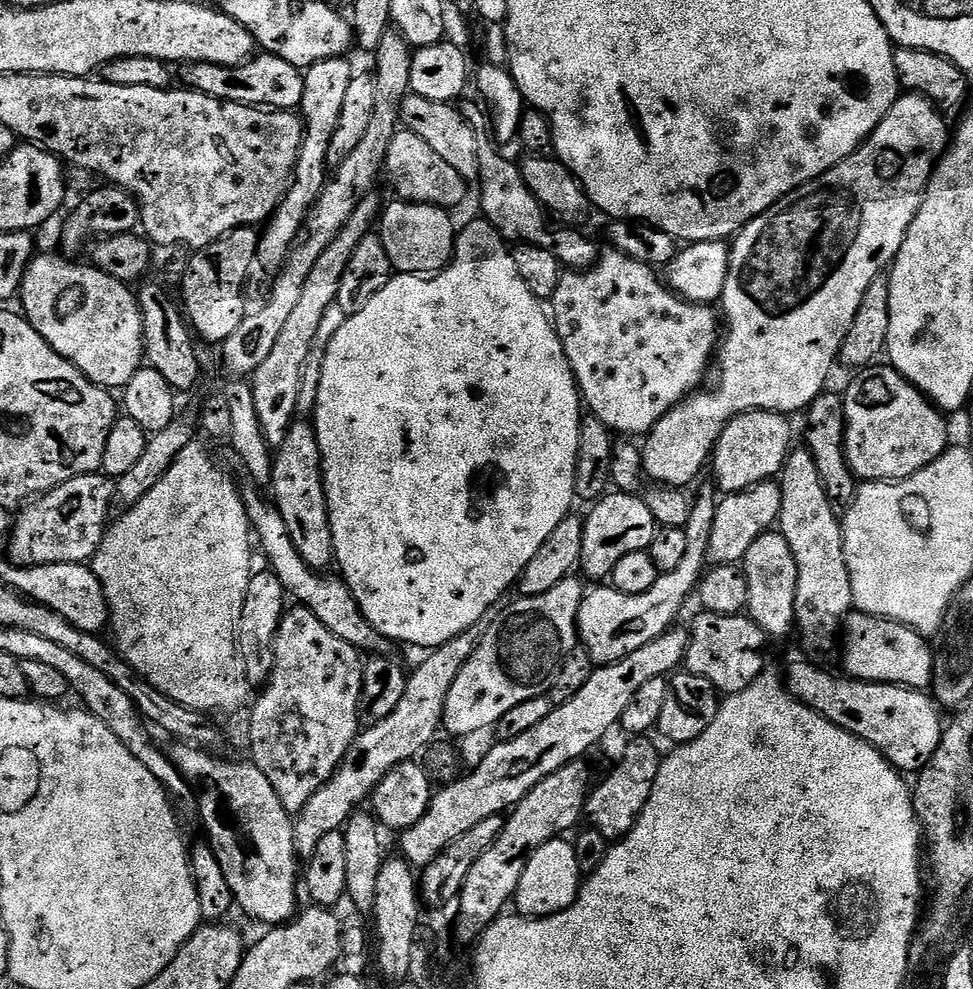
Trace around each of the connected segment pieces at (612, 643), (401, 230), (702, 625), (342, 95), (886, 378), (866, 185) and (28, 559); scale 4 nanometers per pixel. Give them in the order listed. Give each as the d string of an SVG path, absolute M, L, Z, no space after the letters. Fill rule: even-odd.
M695 497L694 507L690 514L690 522L684 529L686 538L686 558L682 558L682 566L672 572L660 575L646 590L646 594L622 594L611 586L596 586L587 593L578 610L576 630L582 647L591 654L597 665L613 664L638 650L638 646L646 646L654 638L677 623L680 611L688 600L688 595L697 591L698 585L706 571L705 552L710 541L711 524L715 520L717 497Z
M395 202L396 204L392 204L388 209L384 212L384 232L382 231L382 239L384 245L388 250L388 256L392 259L392 267L395 269L397 273L400 274L439 274L444 271L445 268L448 267L449 264L452 263L454 259L454 253L456 250L456 238L458 235L457 225L452 225L452 220L447 211L442 208L436 207L435 204L414 204L411 202Z
M701 611L700 617L690 624L688 649L684 655L683 667L689 672L710 678L722 694L746 690L766 670L764 651L770 644L770 637L759 628L747 614L723 616Z
M344 58L323 60L304 72L304 89L302 90L302 102L299 111L304 122L304 145L300 151L300 157L296 163L296 175L284 200L267 221L260 238L258 249L259 259L268 264L280 266L287 261L288 253L293 244L300 239L304 231L304 223L312 204L322 194L324 185L330 175L328 151L330 142L334 138L334 130L338 130L338 118L342 118L342 105L346 98L346 89L354 75L354 69L348 65Z
M891 366L880 367L865 371L844 396L844 449L852 472L864 482L904 480L950 447L945 413Z
M904 94L894 102L894 106L888 111L888 116L877 128L869 134L867 140L857 148L854 154L850 154L842 162L838 162L826 174L814 178L809 184L803 184L784 196L770 210L766 210L758 218L754 218L746 227L736 233L730 244L728 256L728 277L722 297L724 304L723 315L726 317L726 335L718 348L718 364L720 360L720 377L716 380L716 388L709 392L697 390L683 400L681 404L675 404L665 416L652 427L647 433L642 444L642 472L660 486L670 488L687 489L687 484L699 474L705 471L709 463L712 449L716 447L718 438L722 434L724 425L731 422L735 416L741 416L743 412L778 412L781 414L793 414L792 412L803 413L809 404L813 404L819 398L821 392L825 391L828 375L832 367L837 367L840 348L844 344L846 334L850 326L854 326L854 314L858 314L858 306L862 306L862 294L870 290L870 282L874 282L877 276L881 275L896 259L898 250L906 238L906 230L910 230L910 222L920 209L920 203L928 183L932 177L932 171L936 169L936 162L948 150L950 143L950 124L944 121L945 113L937 108L932 101L919 94Z
M103 474L79 476L33 499L15 517L7 555L21 568L54 562L82 564L91 561L110 527L113 481Z

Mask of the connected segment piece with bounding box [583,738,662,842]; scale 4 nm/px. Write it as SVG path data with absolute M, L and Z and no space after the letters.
M648 738L633 739L632 745L625 750L620 765L588 793L583 819L586 824L588 820L587 827L591 831L602 834L602 838L606 838L609 842L619 842L628 836L630 830L634 830L646 802L650 802L652 783L654 778L658 778L662 759L662 752L659 752L650 741Z

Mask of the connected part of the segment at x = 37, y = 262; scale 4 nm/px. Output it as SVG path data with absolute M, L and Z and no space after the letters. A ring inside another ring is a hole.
M37 254L32 257L32 263L28 265L28 272L24 275L24 284L18 293L19 303L24 303L23 315L34 326L34 330L38 330L38 334L42 334L46 342L50 342L52 349L70 361L87 380L94 382L99 388L123 390L145 363L144 327L137 293L122 281L110 278L110 274L99 272L87 263L71 264L70 261L63 260L68 258L60 256Z

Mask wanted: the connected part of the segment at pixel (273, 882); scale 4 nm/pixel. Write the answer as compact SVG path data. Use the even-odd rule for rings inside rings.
M180 742L176 746L176 749L171 749L170 759L187 778L198 800L200 796L200 818L208 831L207 839L216 849L218 862L222 862L226 882L230 882L235 907L239 911L241 908L246 915L261 920L264 926L287 924L298 912L296 888L298 892L298 873L302 864L296 855L293 817L282 806L278 794L274 794L270 778L266 778L266 774L262 774L262 770L258 770L258 766L247 759L223 760L212 753L215 751L205 750L188 742Z

